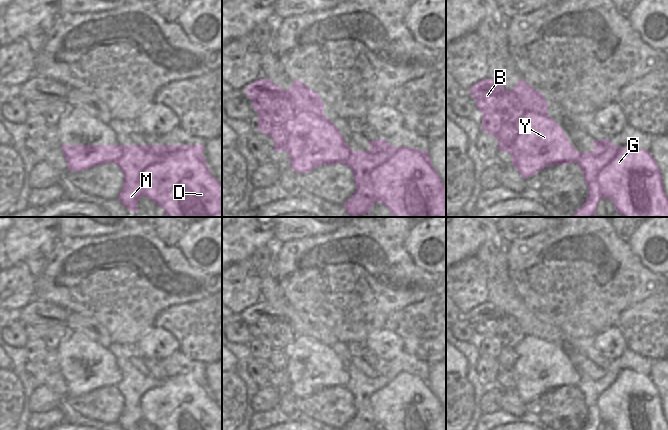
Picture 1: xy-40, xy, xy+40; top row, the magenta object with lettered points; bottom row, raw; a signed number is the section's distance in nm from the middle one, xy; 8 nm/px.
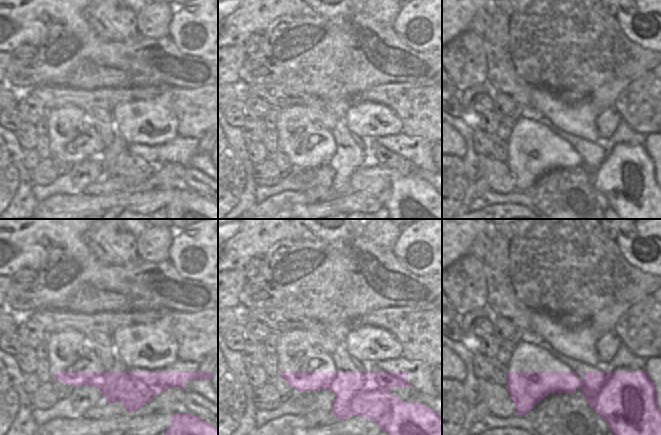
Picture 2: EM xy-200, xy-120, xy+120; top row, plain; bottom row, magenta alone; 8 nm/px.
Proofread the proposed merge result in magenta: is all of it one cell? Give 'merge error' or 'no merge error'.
merge error

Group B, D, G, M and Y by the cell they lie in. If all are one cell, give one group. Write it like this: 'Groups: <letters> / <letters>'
Groups: B M Y / D G

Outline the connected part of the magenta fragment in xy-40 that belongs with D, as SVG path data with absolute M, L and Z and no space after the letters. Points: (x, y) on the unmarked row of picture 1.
M146 369L148 377L156 376L157 381L162 382L161 387L157 387L144 395L142 398L142 410L144 412L144 420L159 430L222 430L222 407L210 398L210 394L206 388L206 382L202 380L204 377L204 369L186 369L186 375L182 375L182 369Z

